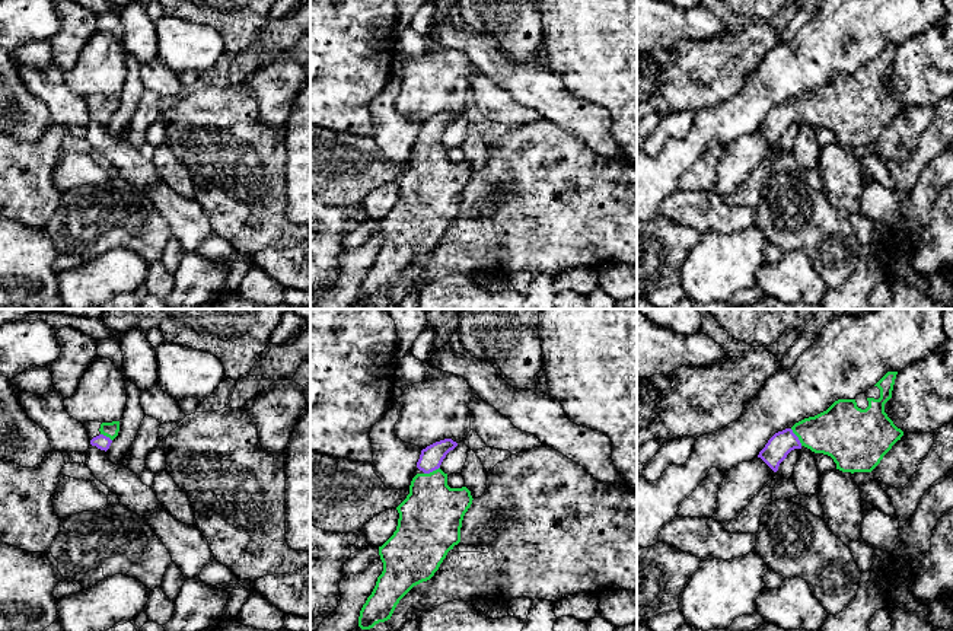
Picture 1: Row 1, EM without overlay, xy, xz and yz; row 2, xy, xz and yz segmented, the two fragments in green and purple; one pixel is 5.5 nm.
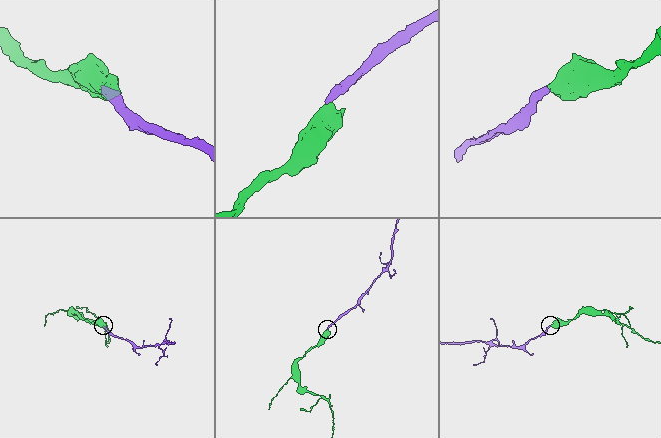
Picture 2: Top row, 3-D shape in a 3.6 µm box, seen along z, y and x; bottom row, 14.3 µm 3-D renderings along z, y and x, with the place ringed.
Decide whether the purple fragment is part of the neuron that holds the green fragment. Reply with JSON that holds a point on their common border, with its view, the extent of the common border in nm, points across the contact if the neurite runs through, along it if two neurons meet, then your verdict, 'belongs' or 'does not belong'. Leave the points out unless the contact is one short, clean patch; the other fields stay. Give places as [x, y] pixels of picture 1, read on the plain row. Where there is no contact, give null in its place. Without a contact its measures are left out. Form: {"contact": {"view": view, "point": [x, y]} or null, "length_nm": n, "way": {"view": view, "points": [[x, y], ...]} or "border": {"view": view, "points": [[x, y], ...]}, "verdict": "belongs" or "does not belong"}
{"contact": {"view": "yz", "point": [797, 110]}, "length_nm": 120, "way": {"view": "yz", "points": [[842, 105], [797, 110], [781, 117]]}, "verdict": "belongs"}

